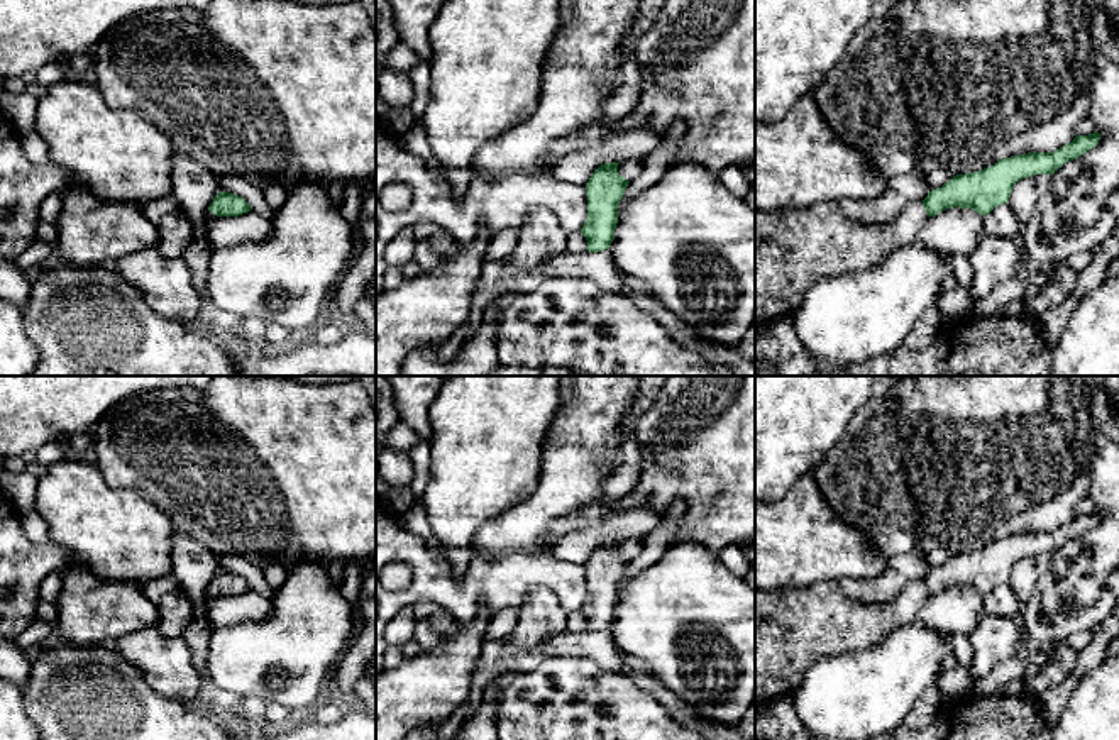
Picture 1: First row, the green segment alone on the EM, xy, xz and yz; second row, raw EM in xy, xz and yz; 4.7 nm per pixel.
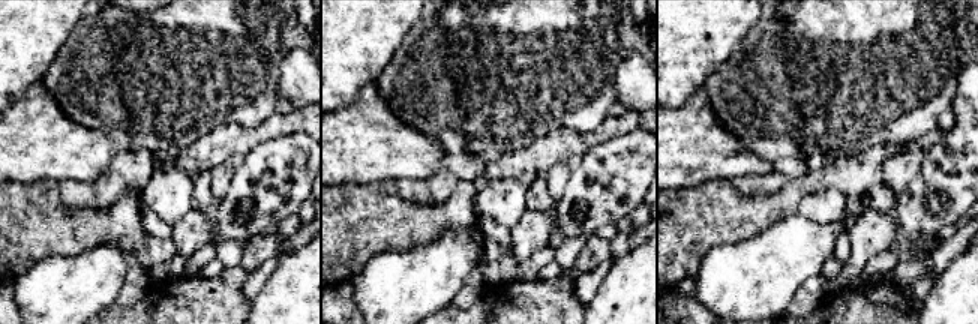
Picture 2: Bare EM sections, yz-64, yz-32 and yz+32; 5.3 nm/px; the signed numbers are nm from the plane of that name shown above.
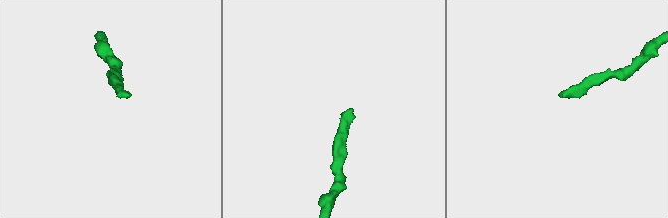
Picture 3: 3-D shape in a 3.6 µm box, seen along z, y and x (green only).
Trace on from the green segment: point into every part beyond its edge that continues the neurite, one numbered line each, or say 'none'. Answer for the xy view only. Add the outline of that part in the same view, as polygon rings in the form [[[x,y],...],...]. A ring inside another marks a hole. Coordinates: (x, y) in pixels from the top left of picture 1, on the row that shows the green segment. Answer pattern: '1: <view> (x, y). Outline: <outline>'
1: xy (197, 254). Outline: [[[207,210],[203,215],[205,235],[200,239],[193,239],[191,244],[183,252],[183,259],[186,261],[186,264],[190,266],[195,276],[207,274],[210,256],[215,252],[207,234],[207,225],[212,218],[218,218],[218,217],[212,213],[210,210]]]

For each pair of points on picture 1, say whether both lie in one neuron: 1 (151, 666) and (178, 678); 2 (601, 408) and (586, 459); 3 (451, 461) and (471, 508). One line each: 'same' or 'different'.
1: same
2: same
3: same

